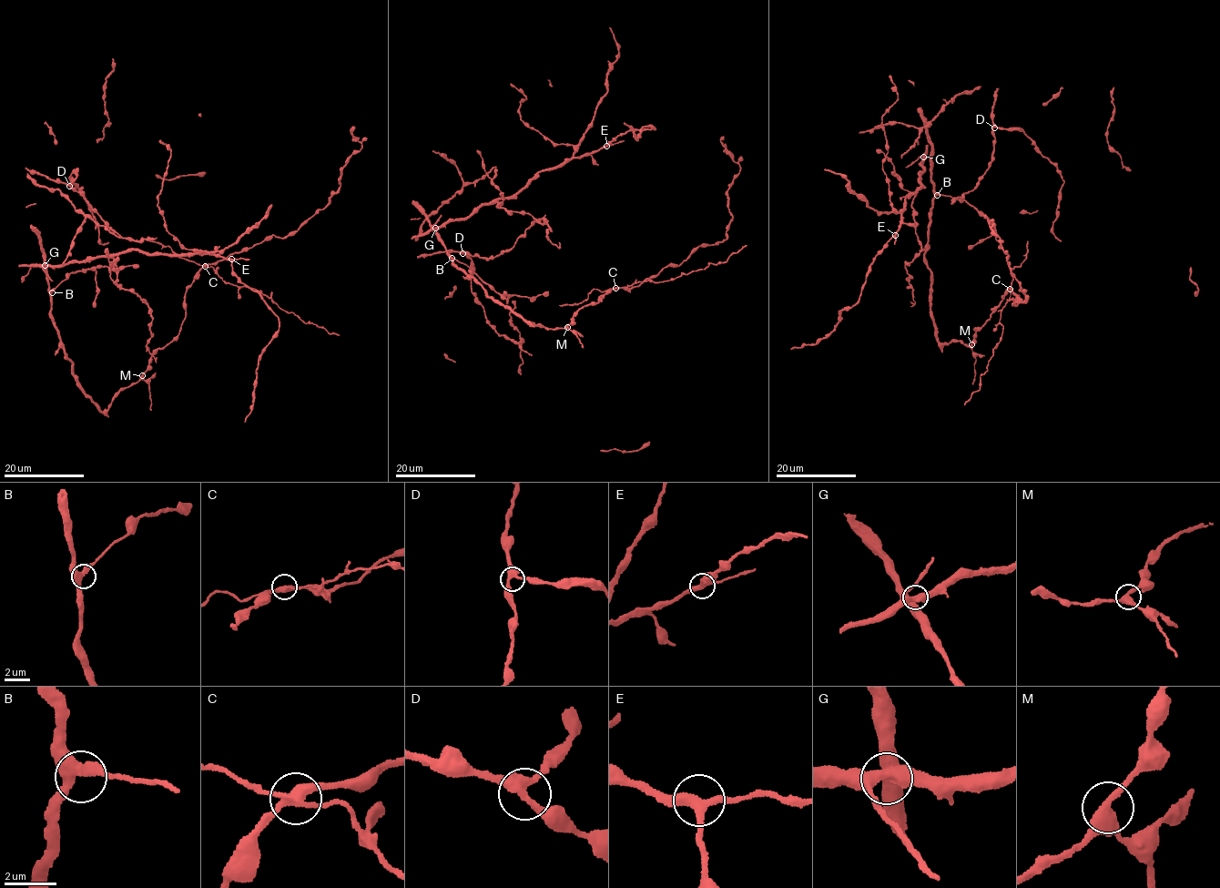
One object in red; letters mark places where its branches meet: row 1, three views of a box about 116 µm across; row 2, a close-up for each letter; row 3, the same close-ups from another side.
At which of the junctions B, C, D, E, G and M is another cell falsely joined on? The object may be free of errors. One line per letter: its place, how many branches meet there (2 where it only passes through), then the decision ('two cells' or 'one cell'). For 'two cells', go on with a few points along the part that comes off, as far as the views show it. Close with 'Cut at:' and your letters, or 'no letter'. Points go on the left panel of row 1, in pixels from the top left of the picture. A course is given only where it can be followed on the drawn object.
B: (52, 292) | 3 | one cell
C: (205, 266) | 4 | two cells | (205, 266), (212, 267), (227, 282), (259, 290), (305, 323), (315, 323), (339, 335)
D: (69, 186) | 3 | one cell
E: (231, 259) | 3 | one cell
G: (45, 265) | 4 | one cell
M: (142, 375) | 3 | one cell
Cut at: C

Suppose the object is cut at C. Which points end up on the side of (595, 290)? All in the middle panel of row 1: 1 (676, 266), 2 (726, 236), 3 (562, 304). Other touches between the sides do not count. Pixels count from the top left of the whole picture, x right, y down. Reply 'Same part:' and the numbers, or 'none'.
Same part: 3

